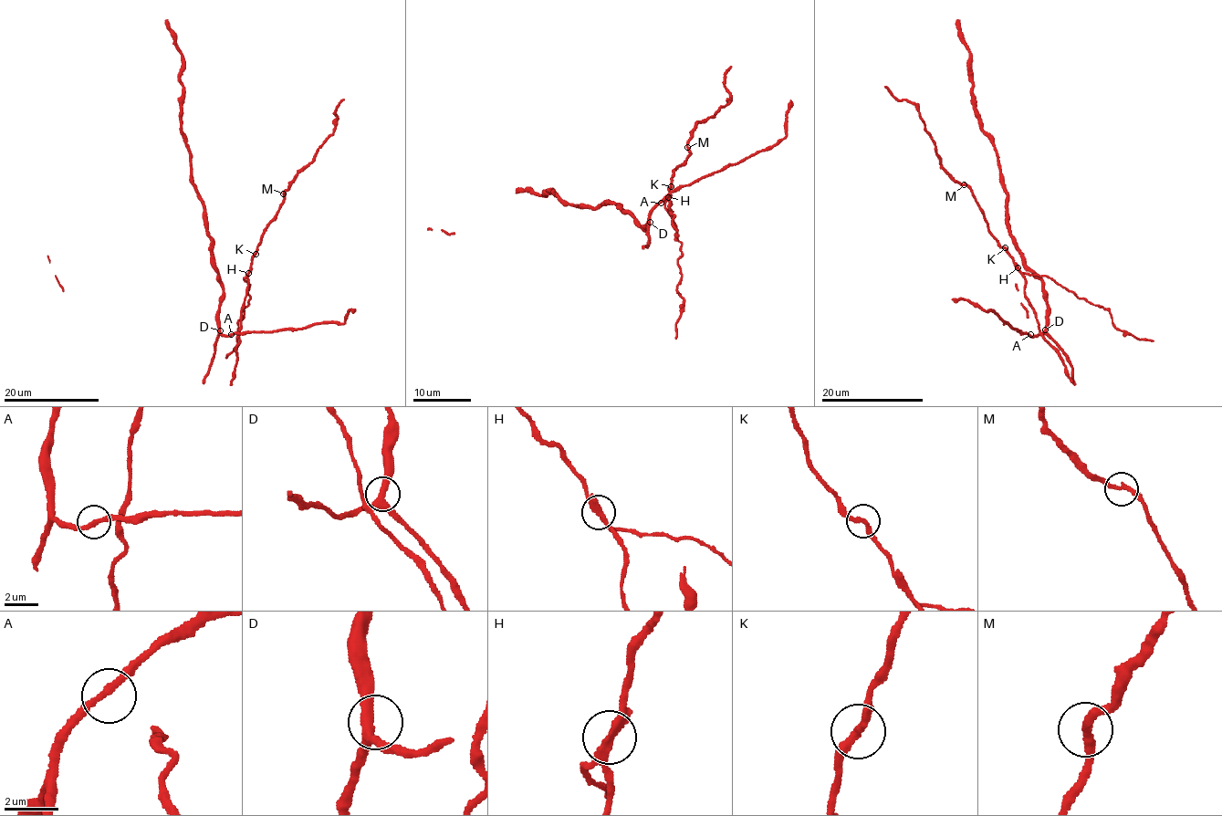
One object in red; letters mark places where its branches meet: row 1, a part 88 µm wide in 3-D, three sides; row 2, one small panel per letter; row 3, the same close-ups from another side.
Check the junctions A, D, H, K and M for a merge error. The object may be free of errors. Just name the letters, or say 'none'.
H

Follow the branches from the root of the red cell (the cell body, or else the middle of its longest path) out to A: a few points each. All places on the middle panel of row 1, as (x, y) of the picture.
A: (647, 222), (650, 213), (661, 203)

